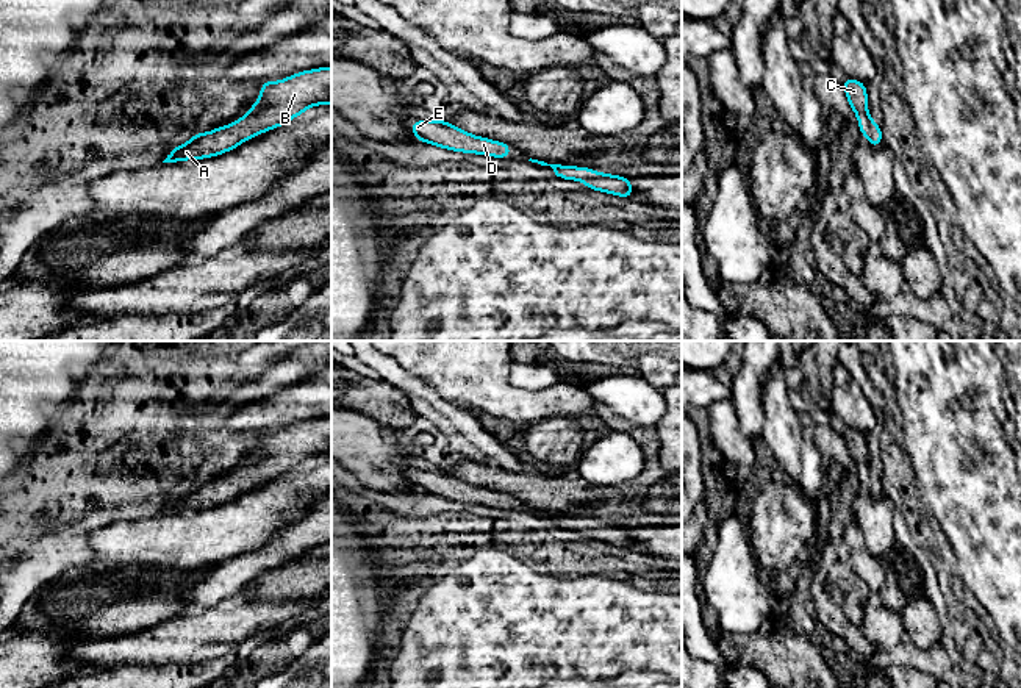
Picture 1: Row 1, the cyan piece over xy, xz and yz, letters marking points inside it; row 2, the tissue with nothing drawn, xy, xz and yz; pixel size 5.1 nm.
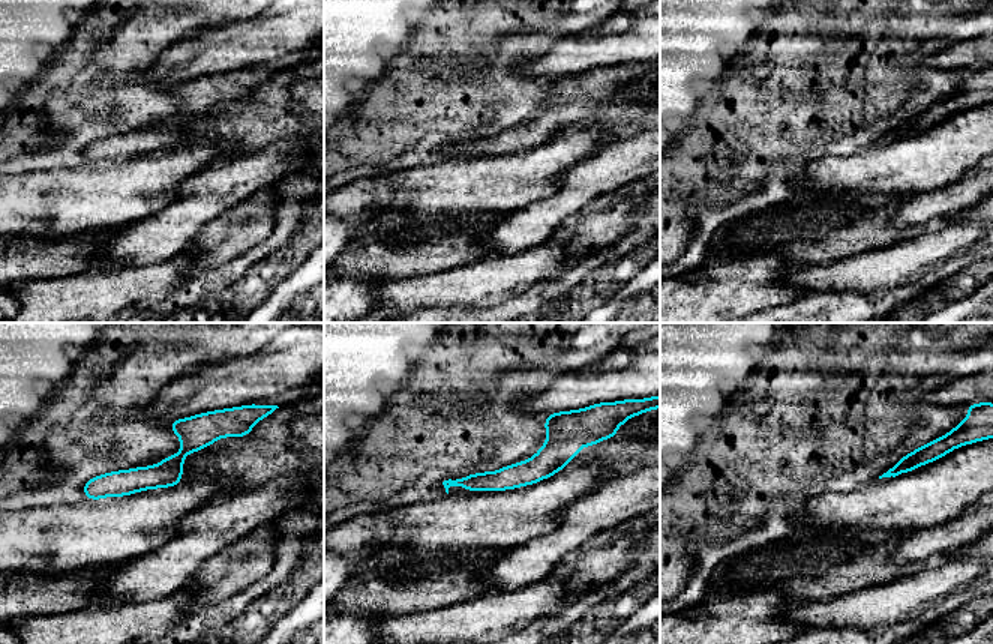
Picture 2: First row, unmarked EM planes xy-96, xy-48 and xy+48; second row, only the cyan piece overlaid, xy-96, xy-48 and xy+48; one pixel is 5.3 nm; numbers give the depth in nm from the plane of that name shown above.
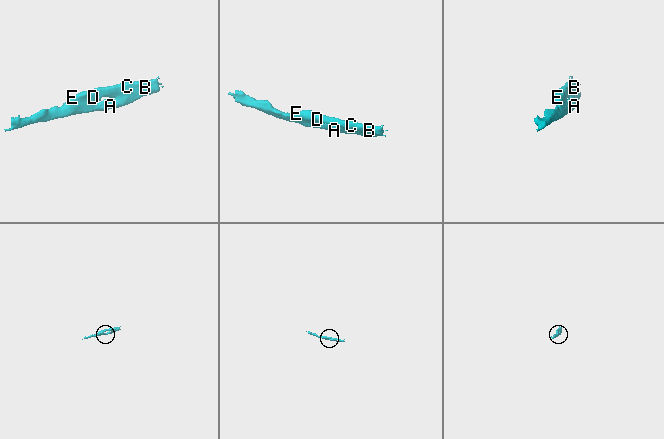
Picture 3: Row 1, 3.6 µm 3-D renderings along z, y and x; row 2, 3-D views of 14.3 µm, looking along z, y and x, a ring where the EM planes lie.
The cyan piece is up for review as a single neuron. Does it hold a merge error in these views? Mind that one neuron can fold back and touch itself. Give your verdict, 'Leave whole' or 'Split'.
Leave whole

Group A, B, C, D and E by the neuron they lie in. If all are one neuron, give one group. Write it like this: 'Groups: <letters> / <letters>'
Groups: A B C D E

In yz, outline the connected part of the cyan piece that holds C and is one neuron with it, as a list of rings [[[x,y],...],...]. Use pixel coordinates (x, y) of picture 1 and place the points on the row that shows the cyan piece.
[[[846,77],[841,86],[847,95],[849,106],[855,111],[860,134],[863,134],[872,147],[882,147],[882,127],[877,125],[868,113],[866,84],[863,81]]]

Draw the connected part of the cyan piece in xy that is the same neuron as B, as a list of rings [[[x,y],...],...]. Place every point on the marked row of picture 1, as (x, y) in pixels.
[[[331,67],[297,72],[280,81],[261,81],[256,105],[249,106],[244,117],[210,133],[195,133],[186,144],[170,149],[163,163],[222,155],[316,105],[331,105]]]

